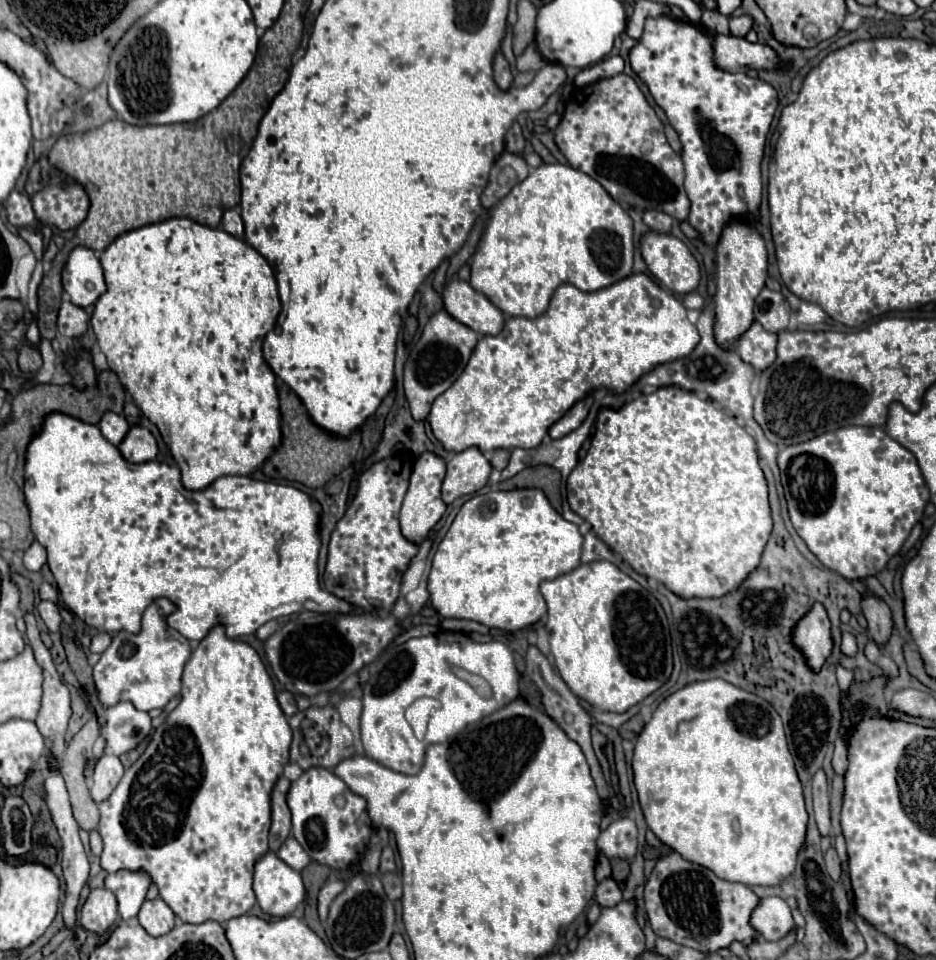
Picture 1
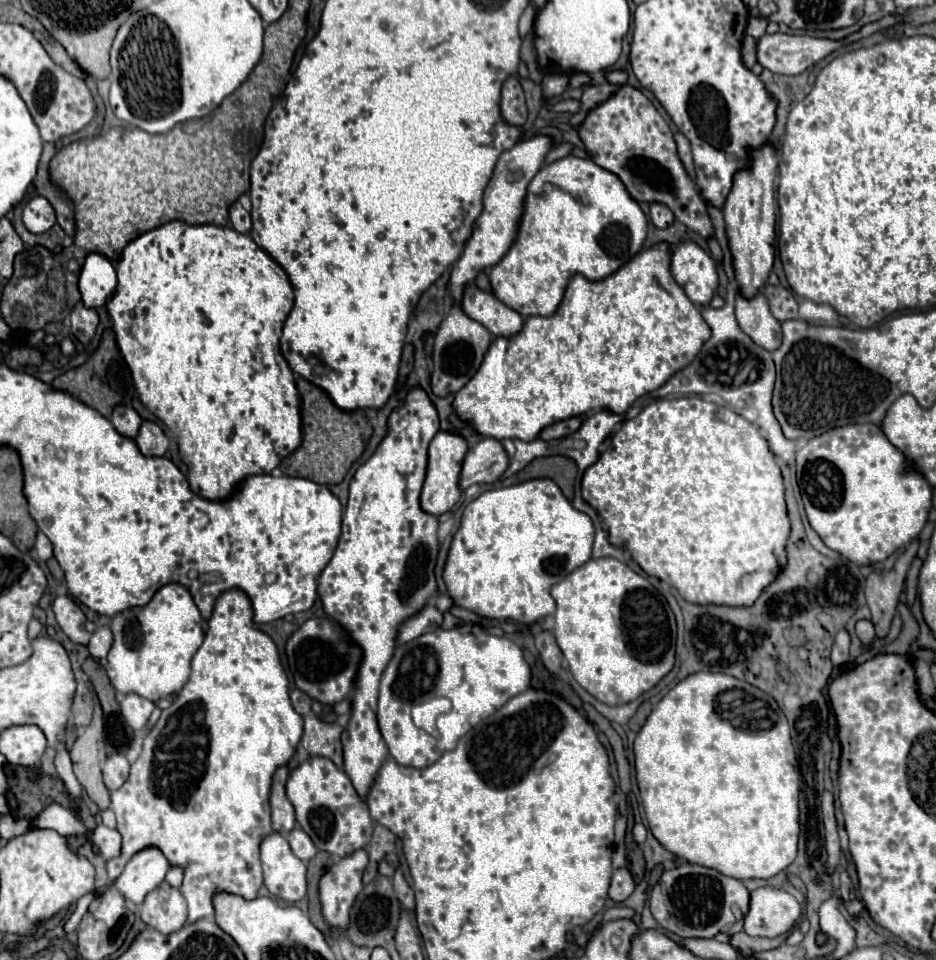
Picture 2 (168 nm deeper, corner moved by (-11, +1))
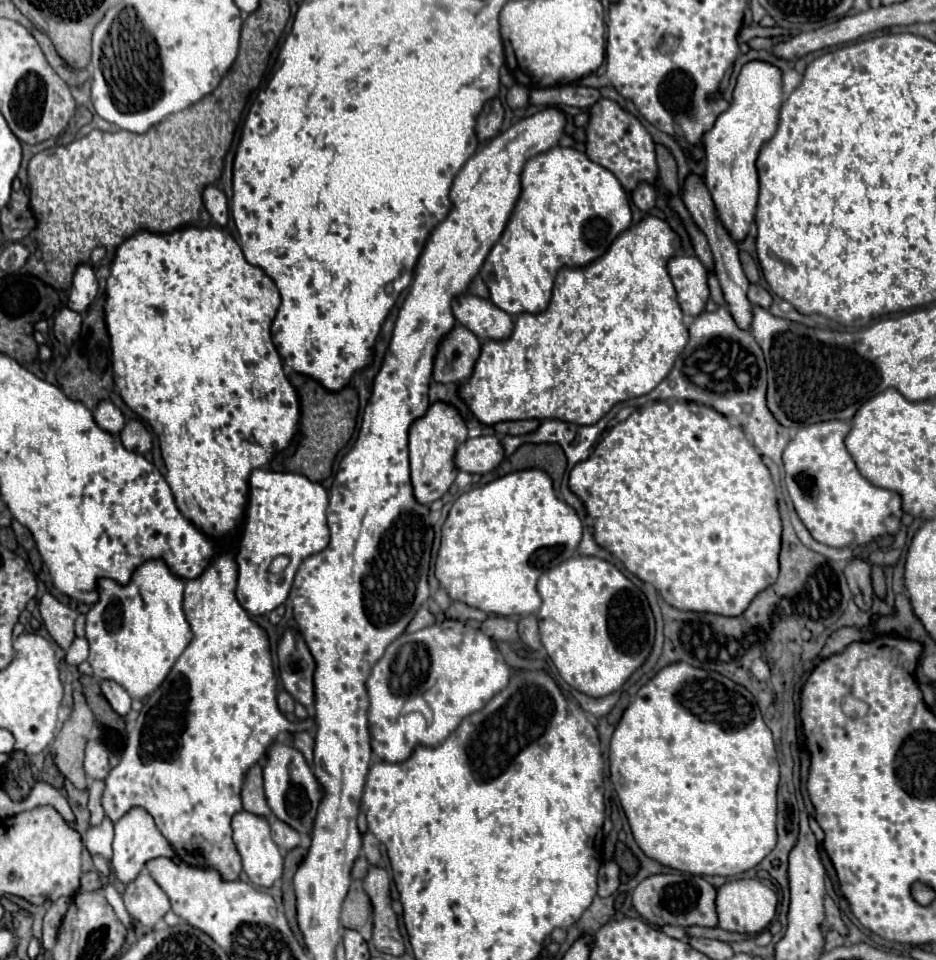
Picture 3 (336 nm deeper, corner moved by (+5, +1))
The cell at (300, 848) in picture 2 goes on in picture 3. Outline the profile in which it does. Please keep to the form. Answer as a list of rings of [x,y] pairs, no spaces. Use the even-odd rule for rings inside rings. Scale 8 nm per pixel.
[[[272,820],[270,826],[272,826],[272,840],[284,852],[288,852],[288,850],[292,850],[292,848],[296,848],[300,844],[300,834],[296,830],[292,830],[286,822]]]

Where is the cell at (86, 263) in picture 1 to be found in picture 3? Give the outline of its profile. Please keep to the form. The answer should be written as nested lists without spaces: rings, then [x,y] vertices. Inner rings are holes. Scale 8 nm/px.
[[[78,266],[76,274],[74,274],[74,282],[72,282],[72,290],[70,290],[70,310],[76,312],[86,312],[86,308],[90,306],[90,302],[96,298],[98,294],[98,280],[94,276],[92,266]]]

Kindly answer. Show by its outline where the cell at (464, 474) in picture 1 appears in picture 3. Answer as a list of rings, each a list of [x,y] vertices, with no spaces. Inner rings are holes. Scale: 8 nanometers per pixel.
[[[478,436],[468,438],[458,446],[456,468],[470,474],[486,474],[494,470],[504,458],[504,448],[498,436]]]

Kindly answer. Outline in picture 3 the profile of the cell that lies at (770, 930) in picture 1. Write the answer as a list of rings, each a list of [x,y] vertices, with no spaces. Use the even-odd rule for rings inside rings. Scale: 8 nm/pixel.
[[[756,878],[730,880],[730,882],[722,884],[720,888],[716,888],[718,926],[724,930],[730,930],[730,932],[760,934],[775,919],[776,904],[779,904],[779,898],[776,898],[776,894]]]

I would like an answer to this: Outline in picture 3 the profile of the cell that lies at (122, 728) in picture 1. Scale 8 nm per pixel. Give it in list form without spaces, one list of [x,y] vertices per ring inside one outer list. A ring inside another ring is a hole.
[[[100,680],[100,688],[102,688],[106,700],[110,702],[110,706],[120,716],[126,716],[128,710],[130,710],[130,696],[128,696],[128,692],[120,684],[116,684],[112,680]]]

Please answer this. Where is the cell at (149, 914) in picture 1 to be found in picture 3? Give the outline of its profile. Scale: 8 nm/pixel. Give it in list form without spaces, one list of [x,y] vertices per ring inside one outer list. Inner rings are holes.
[[[142,870],[138,878],[126,886],[122,898],[132,918],[144,924],[146,928],[154,928],[170,910],[168,896],[146,870]]]

